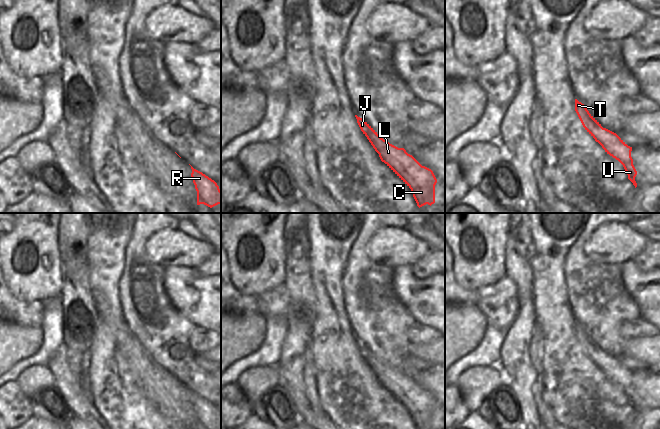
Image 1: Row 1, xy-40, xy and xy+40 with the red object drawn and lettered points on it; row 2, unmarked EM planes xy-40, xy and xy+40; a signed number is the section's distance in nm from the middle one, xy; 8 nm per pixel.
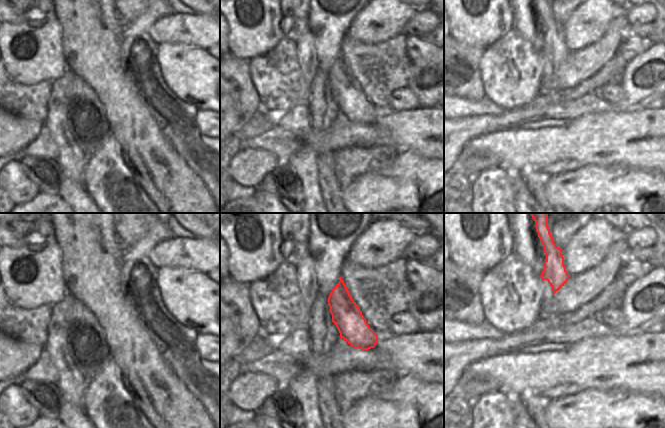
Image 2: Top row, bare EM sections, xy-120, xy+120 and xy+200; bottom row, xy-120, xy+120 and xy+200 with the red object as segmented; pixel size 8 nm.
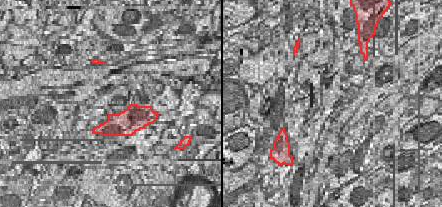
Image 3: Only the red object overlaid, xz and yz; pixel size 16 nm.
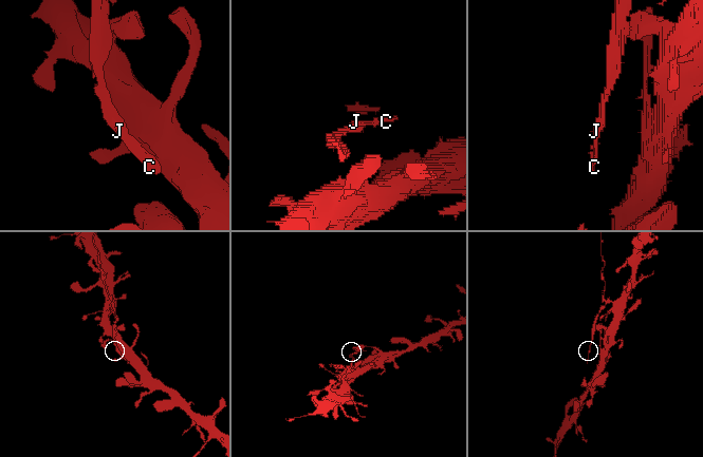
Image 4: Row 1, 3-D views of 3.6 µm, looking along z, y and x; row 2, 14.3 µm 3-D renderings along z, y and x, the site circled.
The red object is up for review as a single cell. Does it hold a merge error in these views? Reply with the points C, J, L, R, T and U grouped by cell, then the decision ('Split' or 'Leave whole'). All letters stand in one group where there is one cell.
Groups: C L R U / J T. Split.

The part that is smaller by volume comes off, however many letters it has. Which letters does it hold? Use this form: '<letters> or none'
J, T

